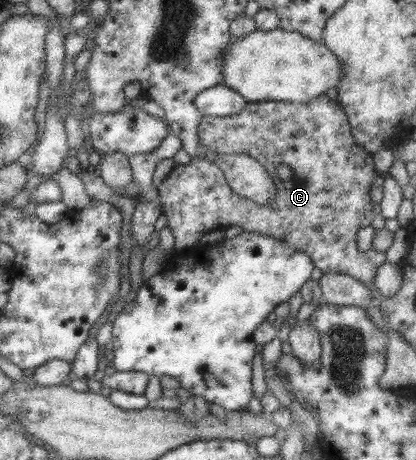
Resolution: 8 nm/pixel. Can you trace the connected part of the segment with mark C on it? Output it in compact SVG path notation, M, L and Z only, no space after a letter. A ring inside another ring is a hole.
M322 94L302 103L268 100L246 102L240 111L232 115L202 115L197 125L197 136L199 145L207 151L247 155L260 163L272 177L276 196L266 206L258 206L232 193L222 171L208 159L192 156L187 165L174 164L157 187L161 214L166 217L167 227L173 234L174 250L192 249L198 245L203 234L234 225L240 227L242 232L270 237L276 242L286 242L296 251L303 251L322 273L344 274L364 285L372 285L377 267L385 262L385 252L358 251L356 235L360 229L370 226L374 217L369 191L372 181L379 174L375 171L373 157L354 143L350 126L337 100ZM280 164L288 165L292 172L285 181L276 175L276 168Z

